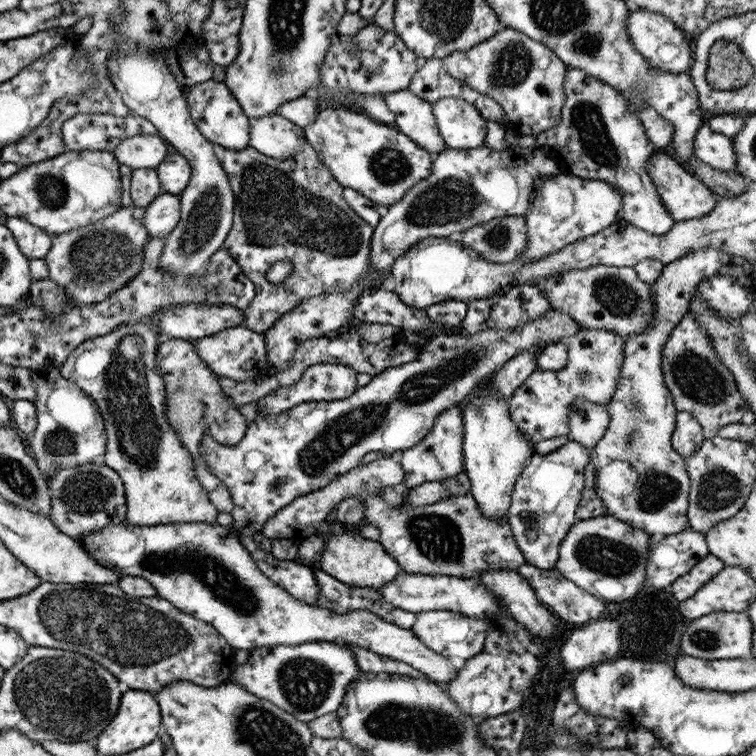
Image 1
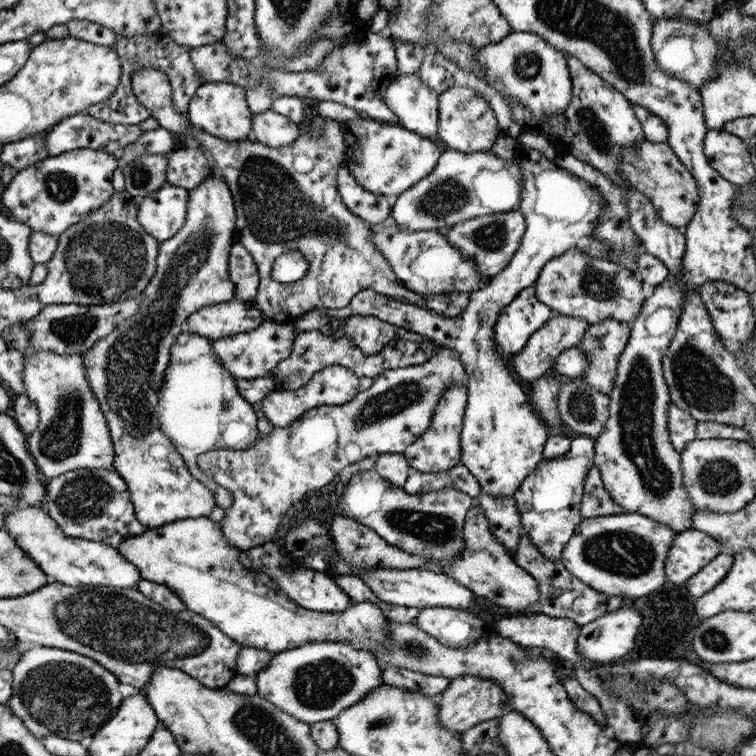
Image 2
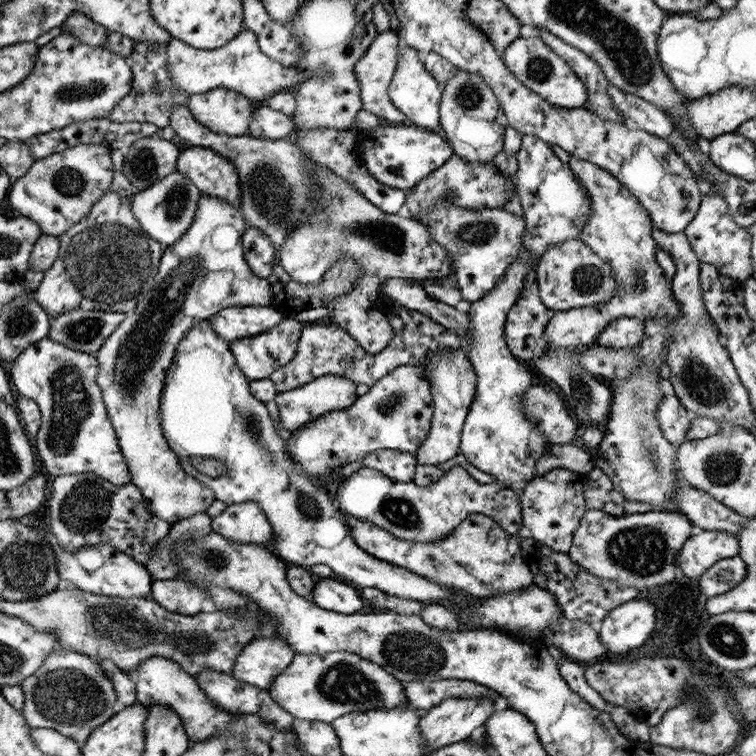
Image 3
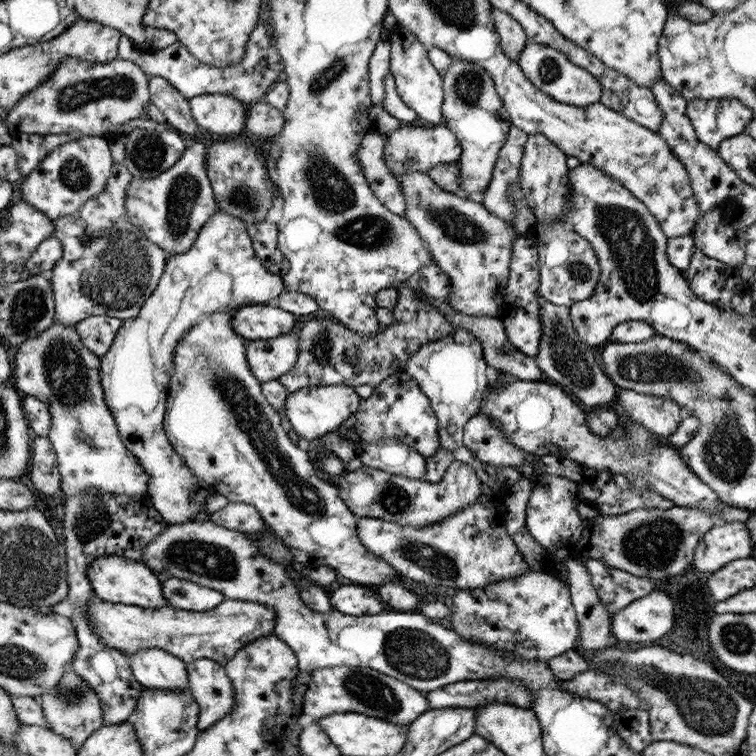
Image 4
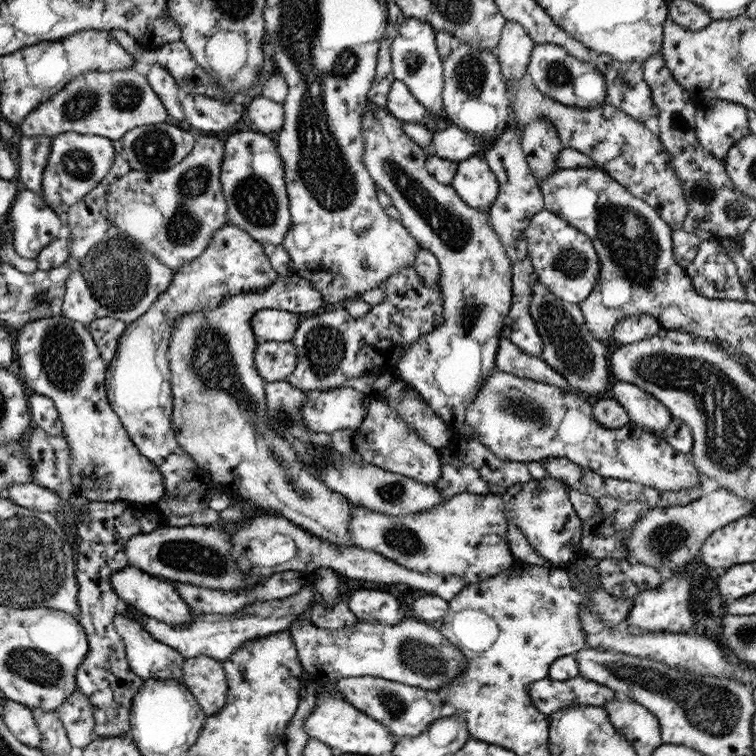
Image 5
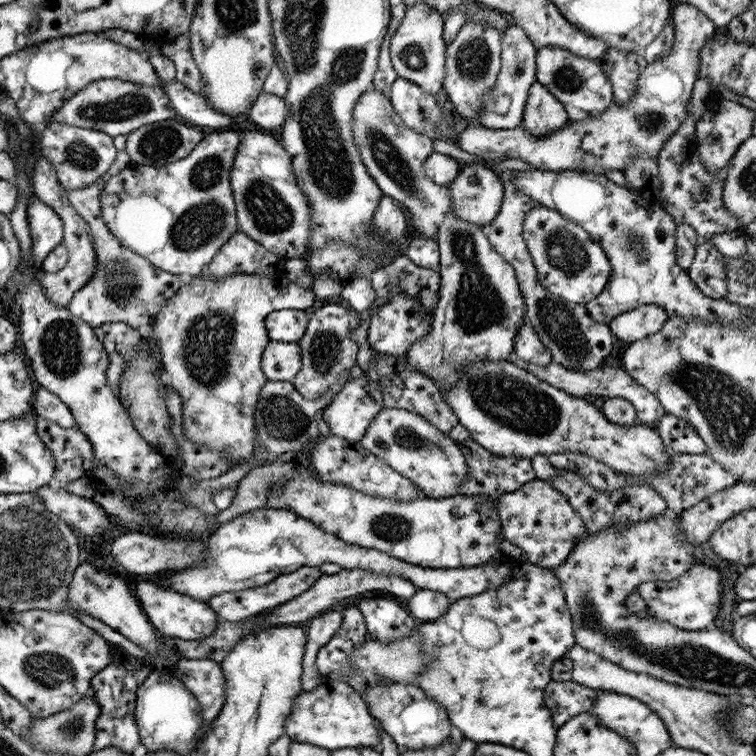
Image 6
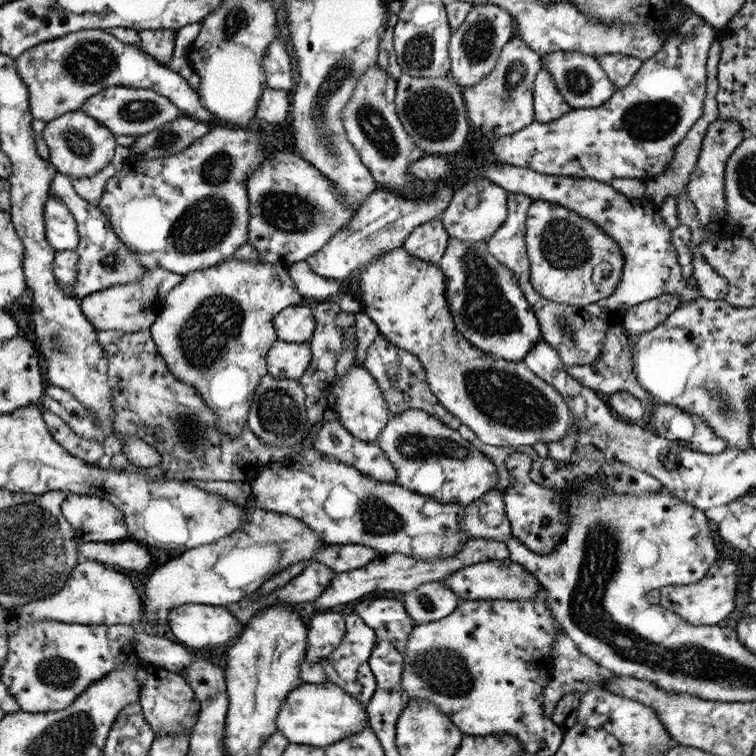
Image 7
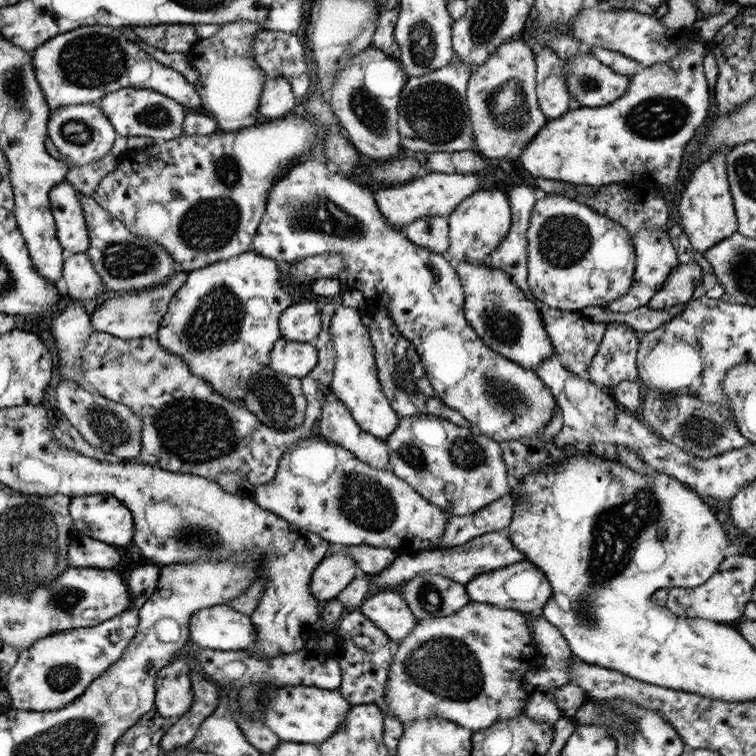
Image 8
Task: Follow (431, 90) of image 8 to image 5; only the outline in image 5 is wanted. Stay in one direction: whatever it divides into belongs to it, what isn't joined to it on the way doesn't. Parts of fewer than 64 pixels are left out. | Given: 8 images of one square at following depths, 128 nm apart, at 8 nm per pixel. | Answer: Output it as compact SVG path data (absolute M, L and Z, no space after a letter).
M393 79L388 90L384 106L397 120L407 124L424 124L427 111L409 93L409 89L401 81Z

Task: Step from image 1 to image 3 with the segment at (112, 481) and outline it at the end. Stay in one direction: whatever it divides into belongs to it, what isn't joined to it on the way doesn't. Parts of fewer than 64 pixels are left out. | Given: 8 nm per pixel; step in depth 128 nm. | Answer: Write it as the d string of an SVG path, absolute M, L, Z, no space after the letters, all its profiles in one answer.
M90 473L52 478L47 503L47 522L65 552L75 552L81 546L113 544L126 549L131 559L143 565L157 542L169 532L170 524L145 507L137 486L114 486Z

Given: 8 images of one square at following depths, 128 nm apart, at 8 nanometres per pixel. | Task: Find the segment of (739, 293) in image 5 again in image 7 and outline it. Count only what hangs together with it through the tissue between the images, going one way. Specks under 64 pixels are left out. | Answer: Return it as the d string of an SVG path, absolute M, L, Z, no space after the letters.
M698 246L691 248L692 276L694 277L697 290L702 297L707 299L723 299L726 295L728 286L725 278L719 276L712 266L709 266L701 254Z

